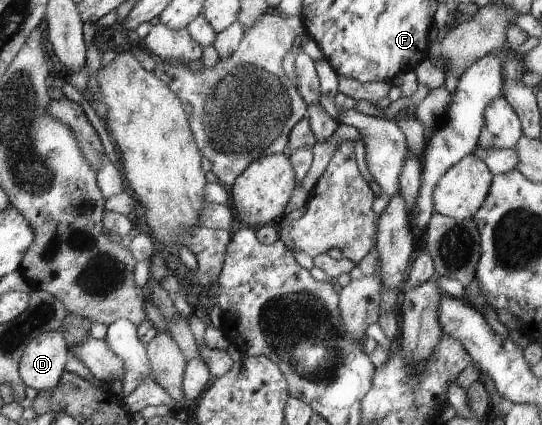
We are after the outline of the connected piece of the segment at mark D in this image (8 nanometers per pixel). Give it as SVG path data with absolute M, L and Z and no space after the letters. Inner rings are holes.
M52 330L33 338L19 361L19 374L28 387L38 391L54 389L63 377L68 361L68 348L64 336Z

